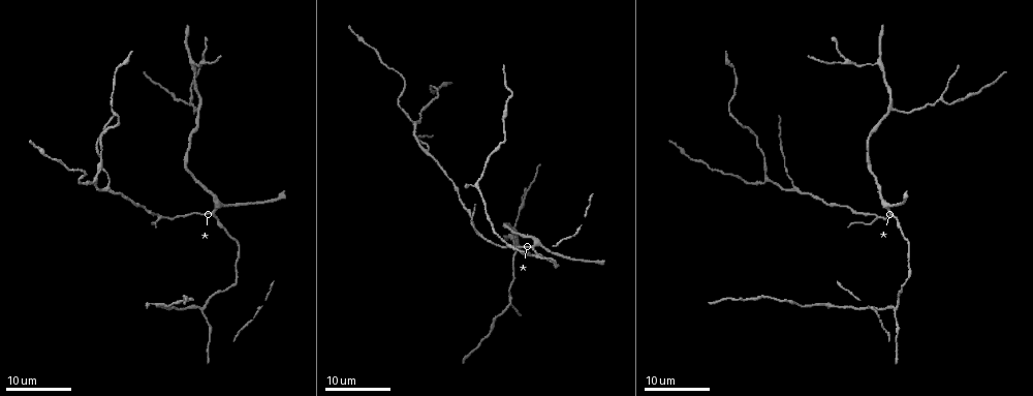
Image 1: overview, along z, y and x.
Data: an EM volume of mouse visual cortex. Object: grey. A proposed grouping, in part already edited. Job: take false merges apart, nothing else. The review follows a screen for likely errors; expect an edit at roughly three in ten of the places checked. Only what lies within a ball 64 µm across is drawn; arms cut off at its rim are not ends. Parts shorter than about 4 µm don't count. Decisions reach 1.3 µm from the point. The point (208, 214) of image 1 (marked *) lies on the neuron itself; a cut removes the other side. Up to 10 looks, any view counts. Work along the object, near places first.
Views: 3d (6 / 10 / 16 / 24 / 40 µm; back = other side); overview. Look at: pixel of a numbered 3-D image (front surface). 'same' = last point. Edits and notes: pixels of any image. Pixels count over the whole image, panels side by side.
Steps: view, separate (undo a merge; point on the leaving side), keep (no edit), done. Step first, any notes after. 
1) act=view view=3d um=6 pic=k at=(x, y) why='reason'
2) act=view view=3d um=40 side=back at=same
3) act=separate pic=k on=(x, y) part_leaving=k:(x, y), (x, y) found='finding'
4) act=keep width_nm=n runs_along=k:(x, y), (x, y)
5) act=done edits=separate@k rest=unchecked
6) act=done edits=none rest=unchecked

act=view view=3d um=16 pic=1 at=(94, 179) why='three arms meet'

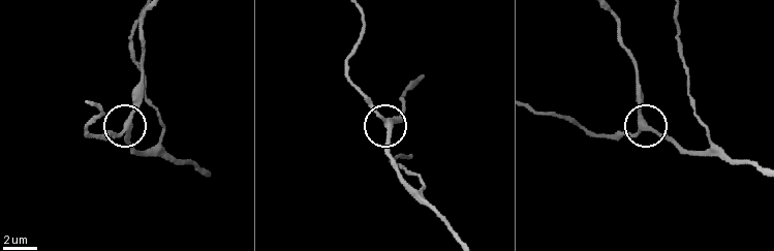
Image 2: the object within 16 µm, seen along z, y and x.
act=view view=3d um=10 pic=2 at=(125, 124)

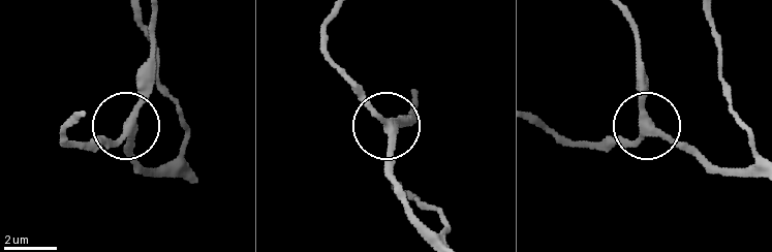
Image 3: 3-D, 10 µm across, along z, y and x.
act=keep side_arm_um=23 arms=3 found='one neuron here'

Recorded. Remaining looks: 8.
act=view view=3d um=16 pic=1 at=(107, 185) why='small branch off a trunk'

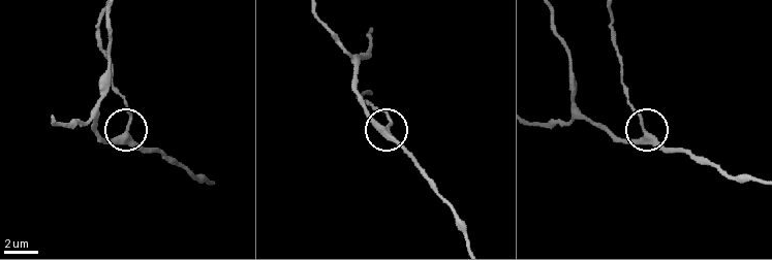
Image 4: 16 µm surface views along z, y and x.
act=view view=3d um=10 pic=4 at=(645, 136)

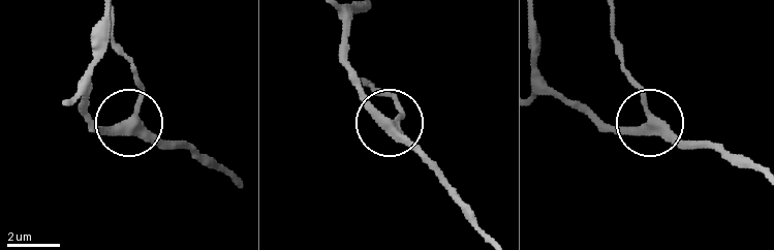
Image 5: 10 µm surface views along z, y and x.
act=keep side_arm_um=13 runs_along=5:(761, 172), (720, 151), (687, 149), (660, 135), (620, 58) found='continuous, no second neuron'

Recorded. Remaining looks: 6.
act=view view=3d um=24 pic=1 at=(892, 109) why='three-way junction'

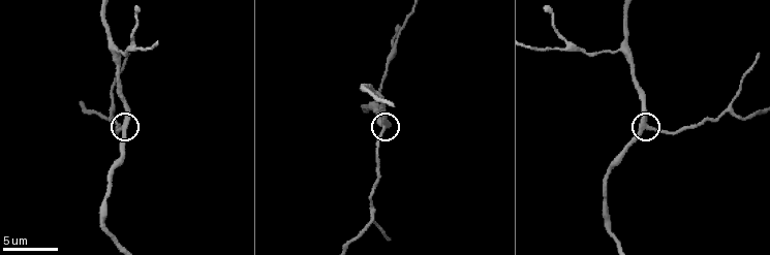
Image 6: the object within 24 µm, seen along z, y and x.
act=view view=3d um=6 pic=6 at=(123, 126)

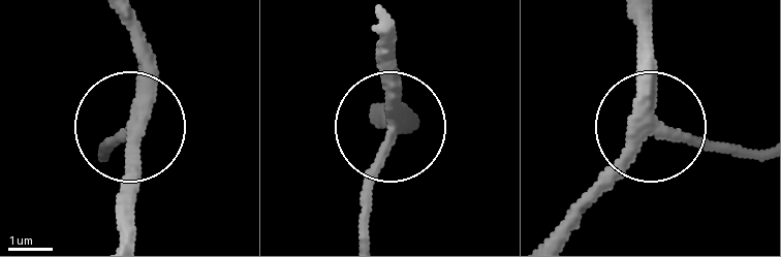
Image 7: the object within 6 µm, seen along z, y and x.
act=keep runs_along=7:(119, 230), (142, 24) found='one neuron here'

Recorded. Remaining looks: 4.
act=view view=3d um=6 pic=6 at=(617, 48) why='looks like a crossing'

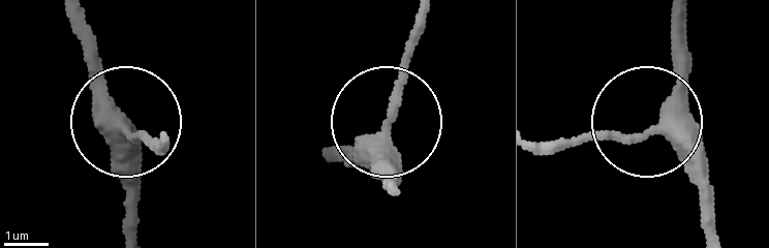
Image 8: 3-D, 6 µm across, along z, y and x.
act=keep runs_along=8:(131, 228), (131, 151), (105, 106), (87, 18) found='all the same neuron'

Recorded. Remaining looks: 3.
act=view view=3d um=10 pic=6 at=(732, 108) why='branch point'

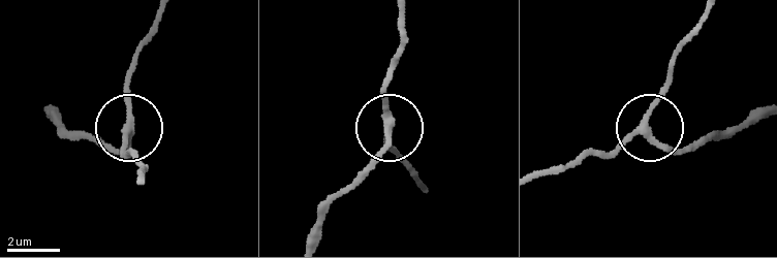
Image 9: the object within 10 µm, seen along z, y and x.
act=keep runs_along=9:(542, 174), (616, 148), (642, 130), (669, 68) found='one neuron here'

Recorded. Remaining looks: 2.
act=done edits=none rest=unchecked

